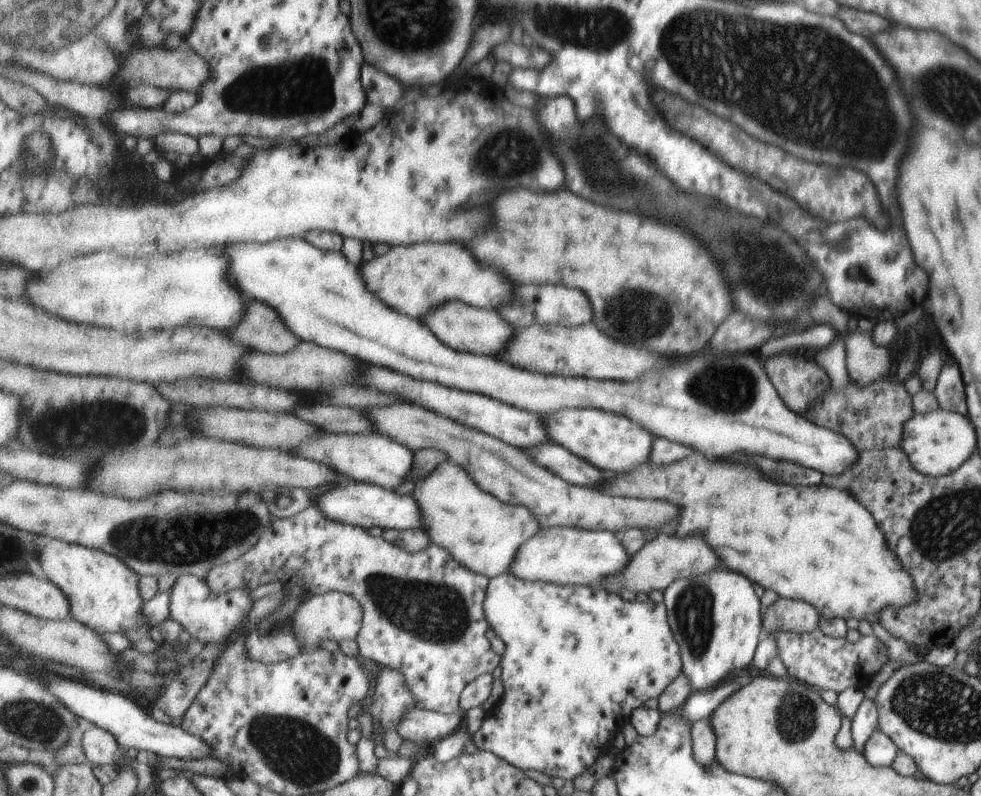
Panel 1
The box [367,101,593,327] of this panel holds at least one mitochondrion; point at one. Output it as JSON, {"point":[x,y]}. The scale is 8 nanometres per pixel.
{"point":[501,158]}

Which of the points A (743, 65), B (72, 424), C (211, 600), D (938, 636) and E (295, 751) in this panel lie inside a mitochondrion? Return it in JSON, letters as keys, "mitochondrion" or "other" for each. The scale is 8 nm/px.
{"A":"mitochondrion","B":"mitochondrion","C":"other","D":"other","E":"mitochondrion"}

